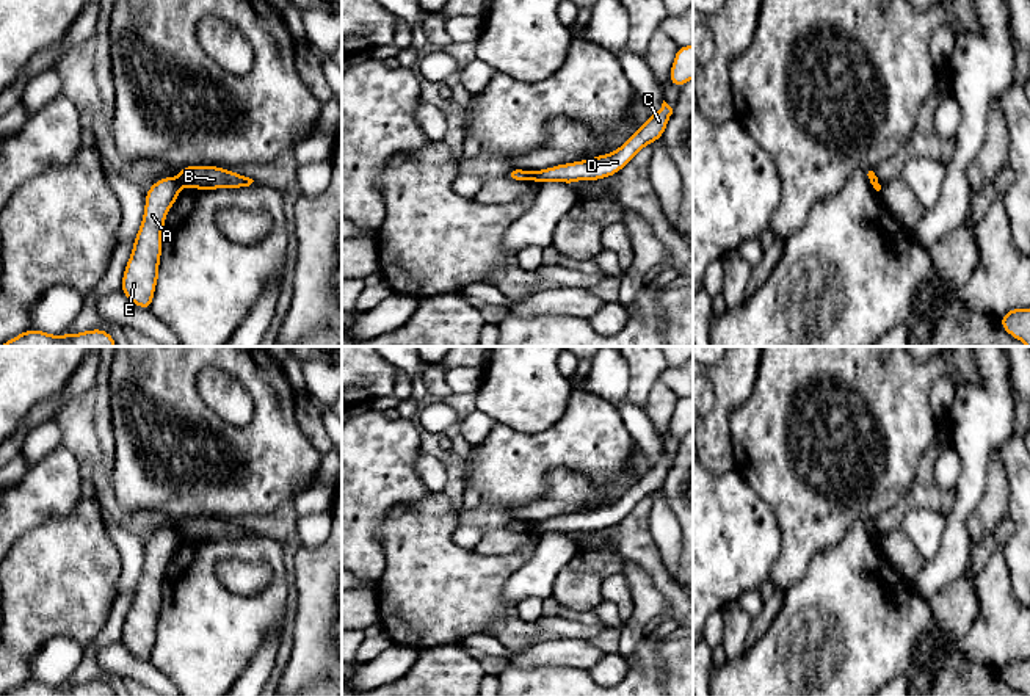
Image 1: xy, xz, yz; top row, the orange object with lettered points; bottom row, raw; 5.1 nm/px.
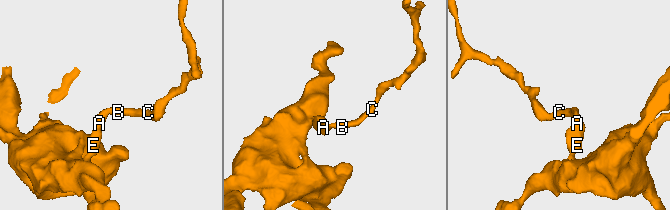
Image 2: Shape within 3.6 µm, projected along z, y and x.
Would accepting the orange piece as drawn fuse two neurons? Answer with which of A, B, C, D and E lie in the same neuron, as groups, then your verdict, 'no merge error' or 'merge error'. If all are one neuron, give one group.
groups A E / B C D; merge error

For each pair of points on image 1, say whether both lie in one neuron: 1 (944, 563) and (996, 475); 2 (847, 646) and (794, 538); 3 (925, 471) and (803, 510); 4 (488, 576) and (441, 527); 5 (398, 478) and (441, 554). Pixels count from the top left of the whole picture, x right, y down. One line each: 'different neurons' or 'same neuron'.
1: different neurons
2: different neurons
3: different neurons
4: same neuron
5: different neurons

